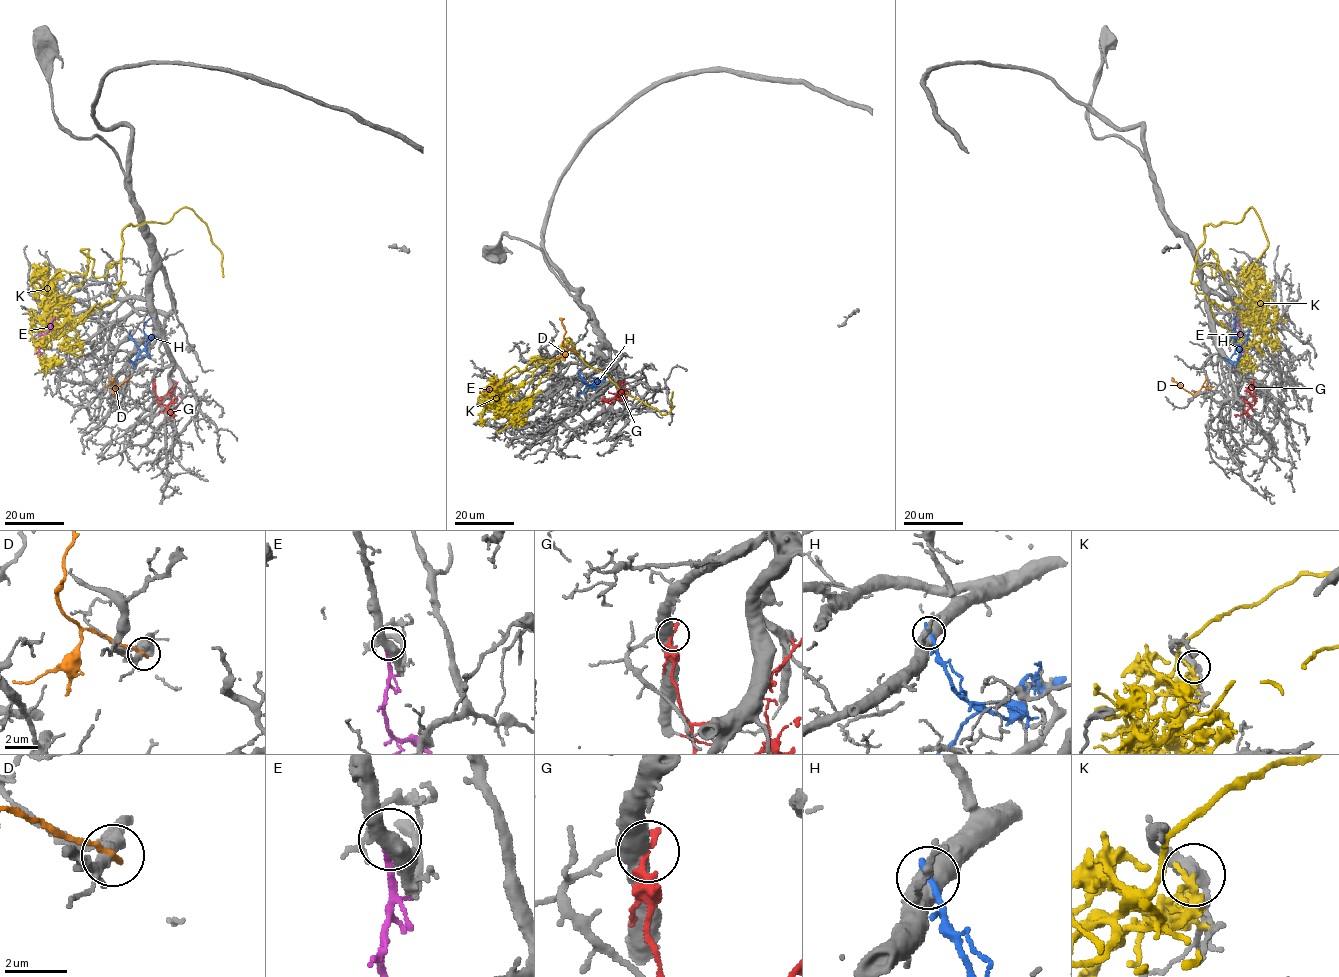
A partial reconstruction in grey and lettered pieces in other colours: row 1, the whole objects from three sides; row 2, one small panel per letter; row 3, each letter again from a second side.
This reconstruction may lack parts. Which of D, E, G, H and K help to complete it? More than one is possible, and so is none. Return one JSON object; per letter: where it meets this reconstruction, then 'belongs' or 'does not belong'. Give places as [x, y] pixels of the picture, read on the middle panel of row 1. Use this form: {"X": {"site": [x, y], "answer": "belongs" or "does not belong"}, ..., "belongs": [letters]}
{"D": {"site": [578, 353], "answer": "does not belong"}, "E": {"site": [504, 382], "answer": "belongs"}, "G": {"site": [604, 399], "answer": "does not belong"}, "H": {"site": [578, 372], "answer": "does not belong"}, "K": {"site": [497, 388], "answer": "does not belong"}, "belongs": ["E"]}

